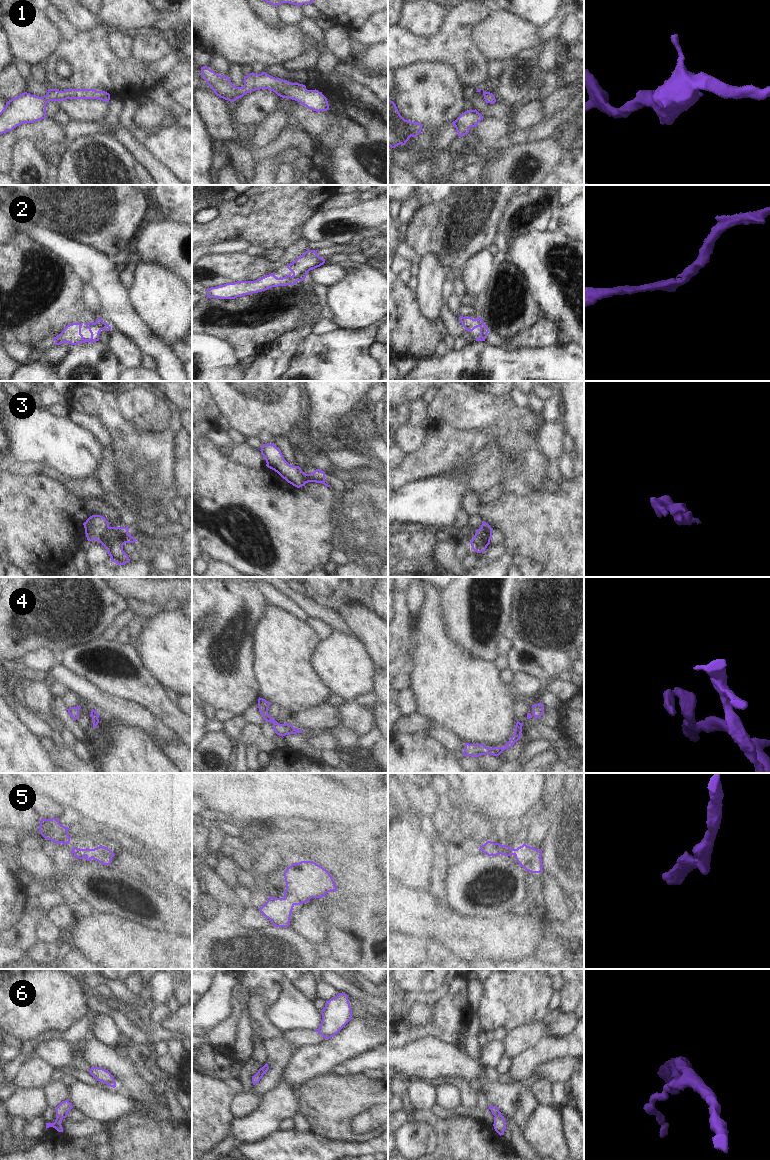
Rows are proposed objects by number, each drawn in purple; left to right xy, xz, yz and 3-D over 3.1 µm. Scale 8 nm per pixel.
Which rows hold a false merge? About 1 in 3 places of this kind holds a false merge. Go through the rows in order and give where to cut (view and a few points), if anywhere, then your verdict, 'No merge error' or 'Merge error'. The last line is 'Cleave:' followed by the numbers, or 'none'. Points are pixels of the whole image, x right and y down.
1: No split. No merge error
2: No split. No merge error
3: Split along xz (300, 470), (303, 485). Merge error
4: No split. No merge error
5: No split. No merge error
6: No split. No merge error
Cleave: 3.

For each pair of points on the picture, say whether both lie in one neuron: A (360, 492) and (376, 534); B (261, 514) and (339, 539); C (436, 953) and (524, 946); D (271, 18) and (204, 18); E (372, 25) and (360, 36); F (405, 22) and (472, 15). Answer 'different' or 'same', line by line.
A: same
B: different
C: different
D: different
E: same
F: different

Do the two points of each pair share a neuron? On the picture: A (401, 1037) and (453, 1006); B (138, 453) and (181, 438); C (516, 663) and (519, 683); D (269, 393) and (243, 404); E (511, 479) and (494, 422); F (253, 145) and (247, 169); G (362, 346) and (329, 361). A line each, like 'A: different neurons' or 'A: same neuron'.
A: same neuron
B: different neurons
C: different neurons
D: same neuron
E: same neuron
F: different neurons
G: same neuron

